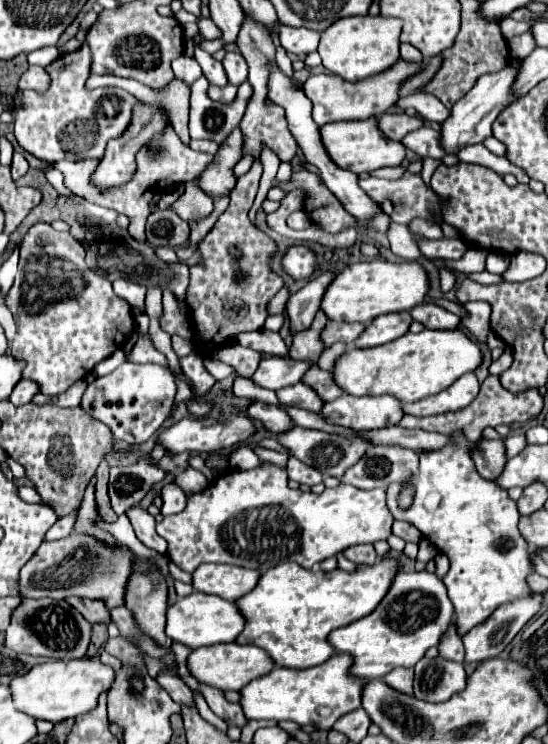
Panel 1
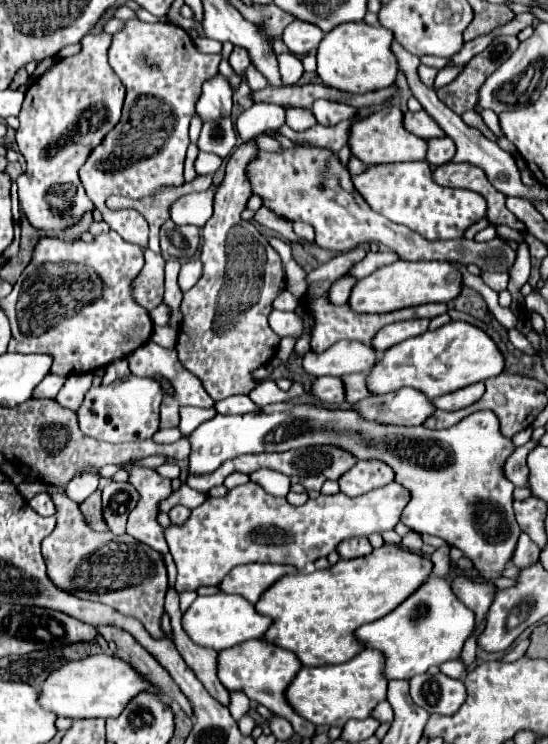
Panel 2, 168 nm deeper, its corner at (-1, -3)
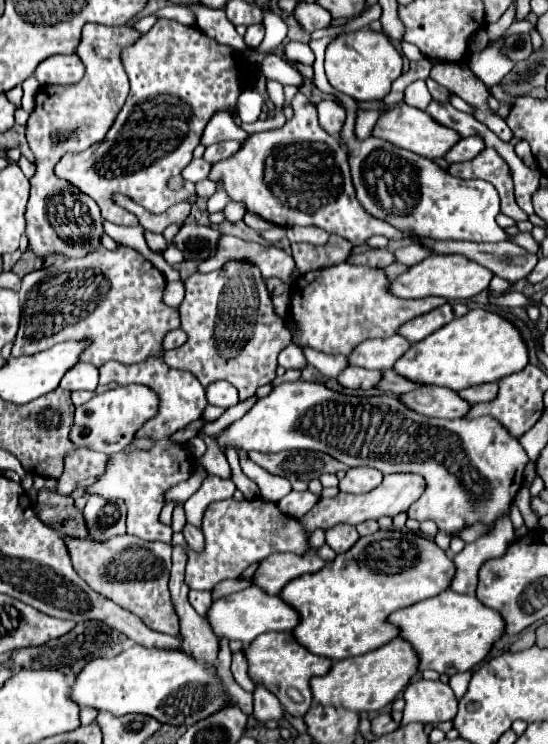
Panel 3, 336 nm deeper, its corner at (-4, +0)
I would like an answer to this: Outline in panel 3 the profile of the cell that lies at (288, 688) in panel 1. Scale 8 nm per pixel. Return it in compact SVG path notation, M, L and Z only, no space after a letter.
M396 637L376 651L338 661L324 677L314 677L310 683L312 695L314 701L324 705L344 707L352 711L380 711L390 705L400 691L404 691L410 679L418 673L418 663L418 651L406 639Z

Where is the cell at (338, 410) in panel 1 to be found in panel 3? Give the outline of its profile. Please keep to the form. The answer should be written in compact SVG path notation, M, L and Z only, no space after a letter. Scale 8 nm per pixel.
M424 385L408 395L402 395L404 403L414 411L428 417L444 417L444 419L462 419L468 415L472 403L464 401L456 391L448 387L432 387Z

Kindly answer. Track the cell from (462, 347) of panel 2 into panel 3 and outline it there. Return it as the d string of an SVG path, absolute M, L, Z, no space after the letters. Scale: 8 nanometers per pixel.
M472 309L464 317L456 317L452 323L444 325L440 331L432 333L420 343L412 343L408 355L398 359L394 365L400 375L416 379L424 385L444 385L460 391L464 387L498 381L512 373L522 371L528 365L528 345L522 333L508 319L486 311Z

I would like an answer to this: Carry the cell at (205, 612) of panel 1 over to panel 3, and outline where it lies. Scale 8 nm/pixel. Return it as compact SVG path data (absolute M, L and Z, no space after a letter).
M252 585L214 601L208 611L208 621L218 637L228 637L230 641L240 639L250 645L258 635L268 631L292 631L300 623L300 615L292 605L282 601L280 595L268 595L266 591L260 591L260 587Z

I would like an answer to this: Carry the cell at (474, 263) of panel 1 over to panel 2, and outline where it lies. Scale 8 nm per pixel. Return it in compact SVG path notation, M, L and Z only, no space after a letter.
M481 270L481 278L483 278L483 282L489 286L489 288L493 288L495 292L501 292L501 290L505 290L507 288L507 280L509 280L509 276L503 272L485 272L485 270Z

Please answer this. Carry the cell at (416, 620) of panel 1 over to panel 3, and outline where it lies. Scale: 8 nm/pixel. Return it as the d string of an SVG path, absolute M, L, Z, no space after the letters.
M452 589L442 591L440 595L436 595L432 599L424 599L420 603L410 605L410 607L398 609L396 613L390 615L390 623L396 623L402 629L400 637L410 639L410 643L416 647L416 651L420 655L420 671L434 669L434 671L446 673L446 675L454 675L454 673L460 673L460 671L474 669L478 663L482 663L488 657L488 653L496 645L496 641L506 631L504 619L498 611L488 609L484 603L480 603L476 599L476 595L460 595Z

